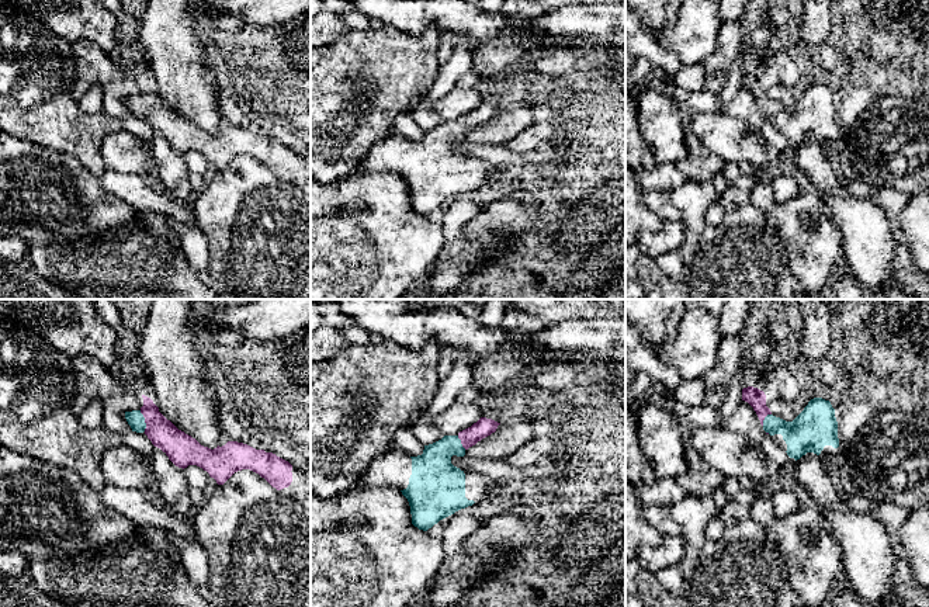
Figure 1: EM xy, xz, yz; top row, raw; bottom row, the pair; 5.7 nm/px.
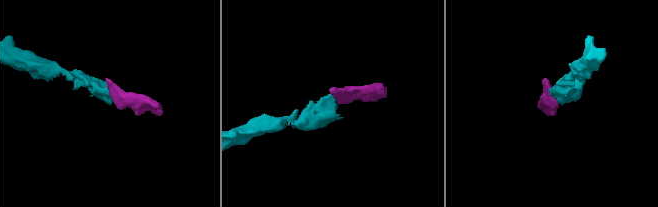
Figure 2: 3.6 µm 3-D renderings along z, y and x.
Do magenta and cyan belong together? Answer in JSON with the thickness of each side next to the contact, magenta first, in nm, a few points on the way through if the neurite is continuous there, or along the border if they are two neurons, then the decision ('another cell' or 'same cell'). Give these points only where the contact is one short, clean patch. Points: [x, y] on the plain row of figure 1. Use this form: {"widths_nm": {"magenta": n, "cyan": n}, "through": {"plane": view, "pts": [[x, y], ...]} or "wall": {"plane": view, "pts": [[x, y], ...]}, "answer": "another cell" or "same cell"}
{"widths_nm": {"magenta": 170, "cyan": 100}, "through": {"plane": "xy", "pts": [[179, 132], [145, 106], [135, 104]]}, "answer": "same cell"}

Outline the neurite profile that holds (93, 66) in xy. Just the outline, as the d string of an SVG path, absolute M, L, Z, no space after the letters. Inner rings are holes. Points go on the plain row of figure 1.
M87 39L72 42L76 62L74 97L82 98L91 87L115 86L125 76L125 67L118 59L111 59Z

